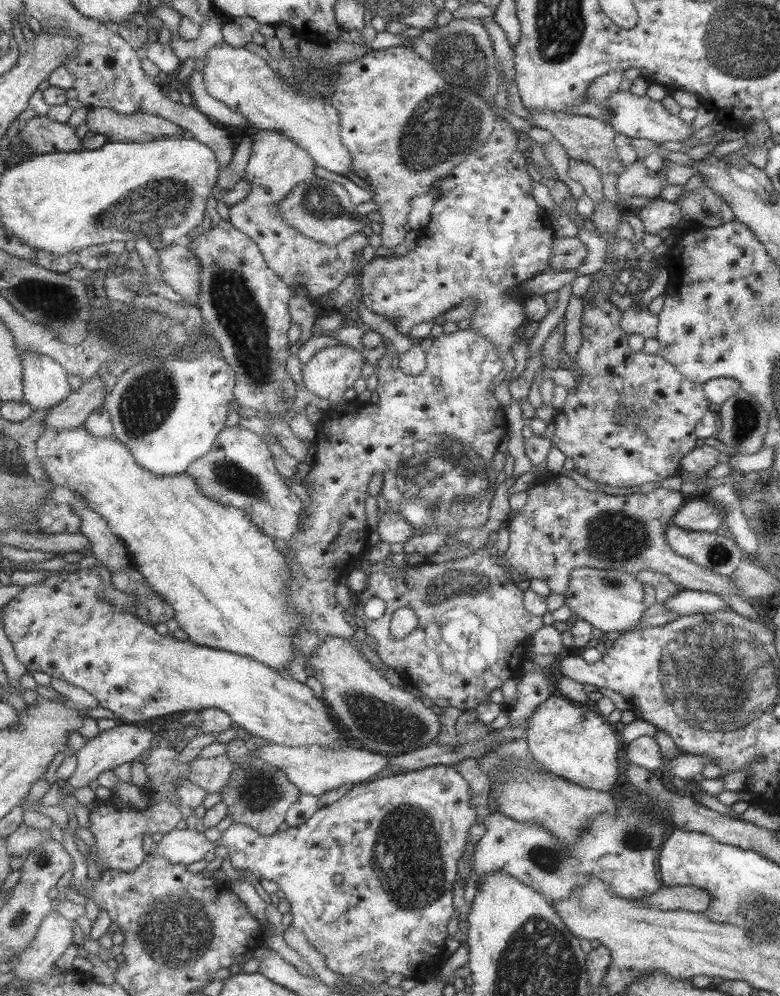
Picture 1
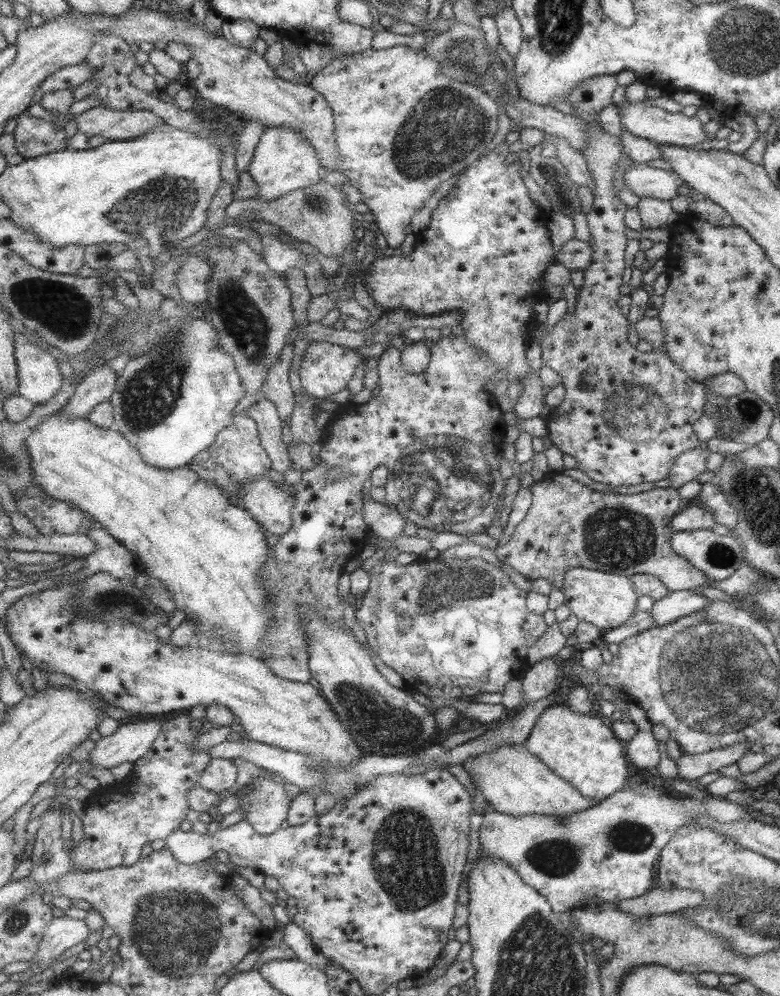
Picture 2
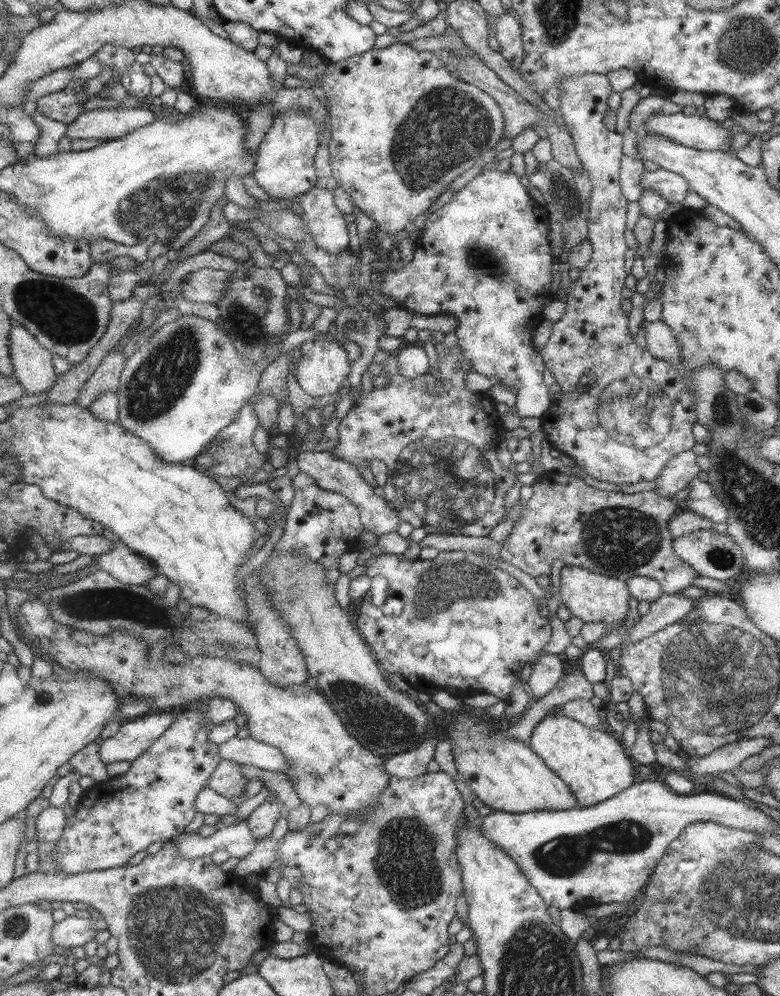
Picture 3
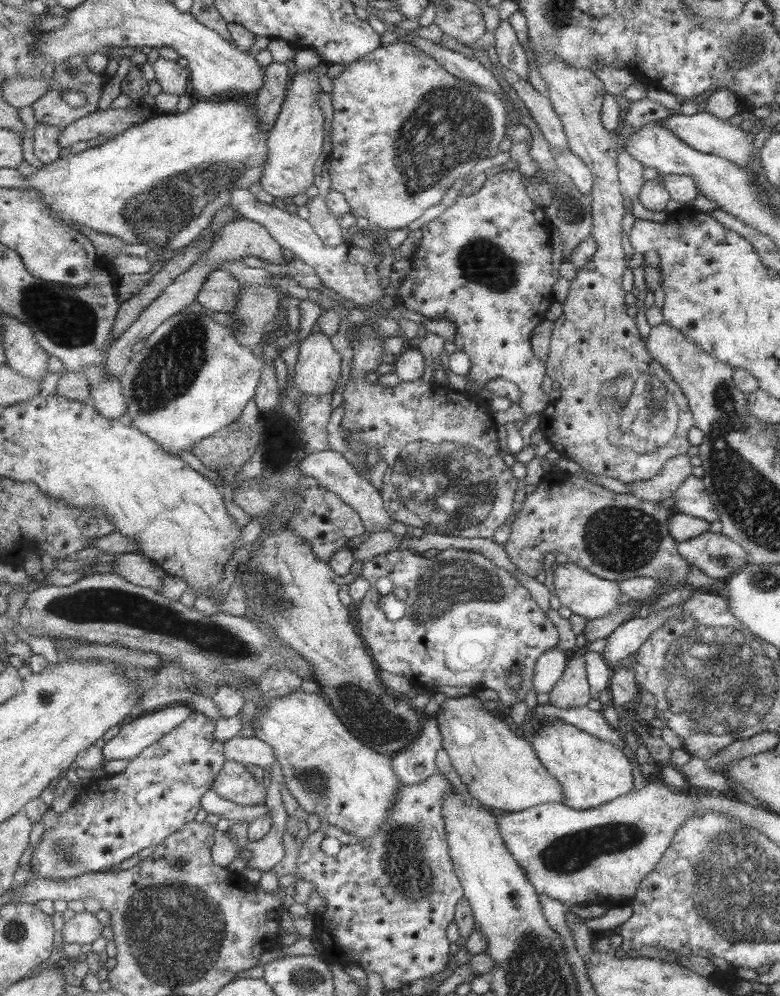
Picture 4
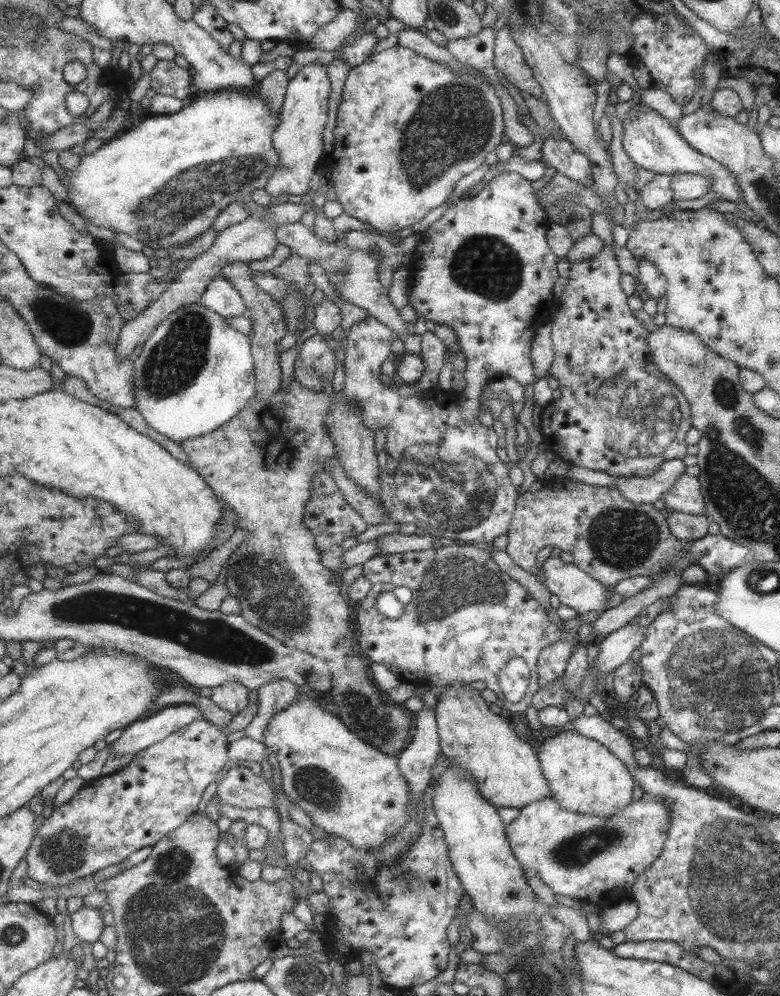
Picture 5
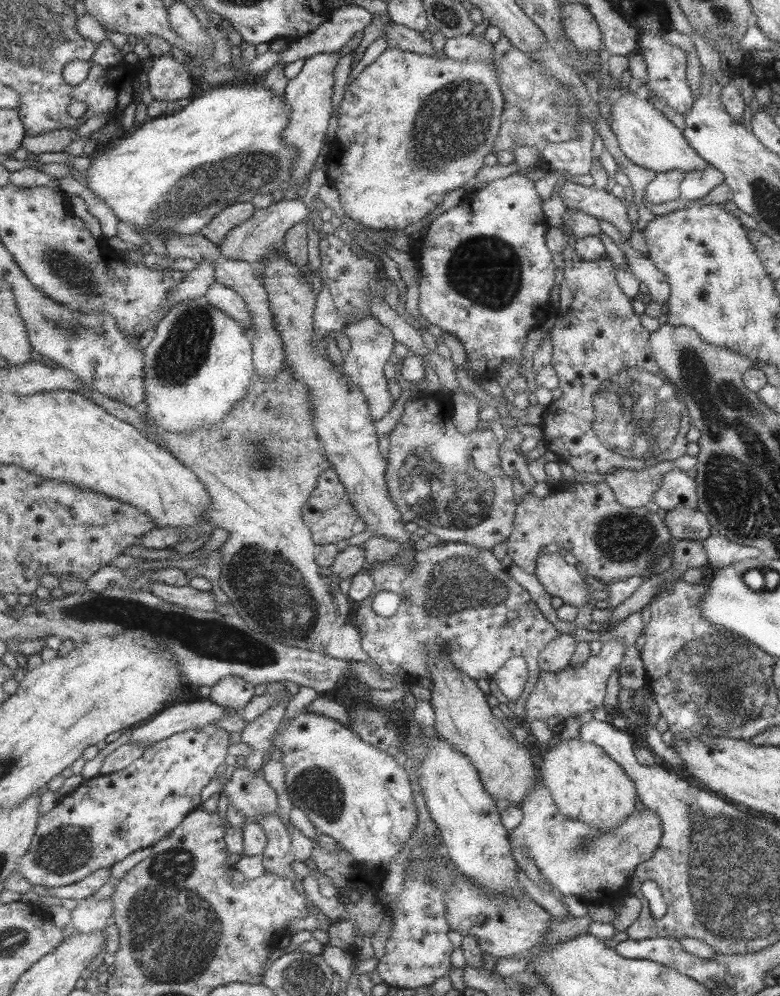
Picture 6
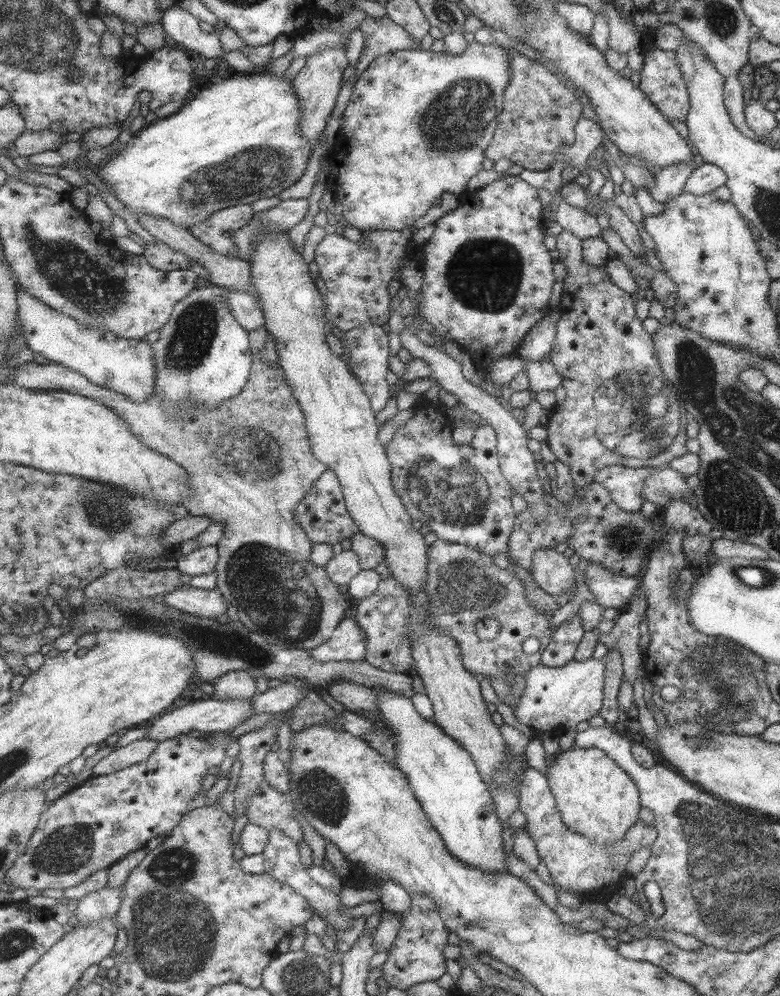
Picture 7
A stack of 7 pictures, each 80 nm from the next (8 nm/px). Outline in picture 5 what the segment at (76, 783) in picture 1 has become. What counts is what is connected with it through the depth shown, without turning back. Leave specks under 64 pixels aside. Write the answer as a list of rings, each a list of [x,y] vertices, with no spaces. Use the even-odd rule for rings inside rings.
[[[182,704],[165,708],[157,715],[151,715],[126,727],[120,738],[110,744],[109,752],[138,753],[200,719],[204,719],[203,710],[199,710],[197,706]]]

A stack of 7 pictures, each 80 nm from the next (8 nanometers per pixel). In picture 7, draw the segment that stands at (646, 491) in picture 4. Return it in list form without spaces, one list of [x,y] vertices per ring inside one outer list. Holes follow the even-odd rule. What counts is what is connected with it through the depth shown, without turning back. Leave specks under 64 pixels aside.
[[[607,466],[599,468],[594,474],[593,482],[607,489],[611,501],[625,512],[639,512],[641,501],[641,488],[649,474],[660,468],[625,468],[623,466]]]

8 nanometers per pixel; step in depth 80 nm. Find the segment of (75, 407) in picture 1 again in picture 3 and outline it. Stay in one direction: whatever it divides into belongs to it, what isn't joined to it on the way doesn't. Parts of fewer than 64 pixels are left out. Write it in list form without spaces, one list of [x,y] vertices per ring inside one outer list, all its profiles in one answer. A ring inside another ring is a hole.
[[[111,351],[87,381],[79,400],[76,400],[77,404],[89,409],[99,395],[118,392],[127,361],[124,351]]]

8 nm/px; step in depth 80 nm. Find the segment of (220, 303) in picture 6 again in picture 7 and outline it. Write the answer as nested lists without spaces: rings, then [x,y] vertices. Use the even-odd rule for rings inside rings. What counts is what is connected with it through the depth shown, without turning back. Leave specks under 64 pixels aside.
[[[226,290],[224,297],[243,328],[253,332],[266,326],[266,316],[254,294],[247,291]]]

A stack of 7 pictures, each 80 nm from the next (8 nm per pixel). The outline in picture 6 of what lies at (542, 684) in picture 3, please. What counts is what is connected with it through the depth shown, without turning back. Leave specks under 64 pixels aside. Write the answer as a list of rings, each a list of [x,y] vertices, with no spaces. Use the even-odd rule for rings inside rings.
[[[558,633],[538,655],[538,667],[543,672],[557,672],[567,668],[574,654],[577,640],[569,633]]]

